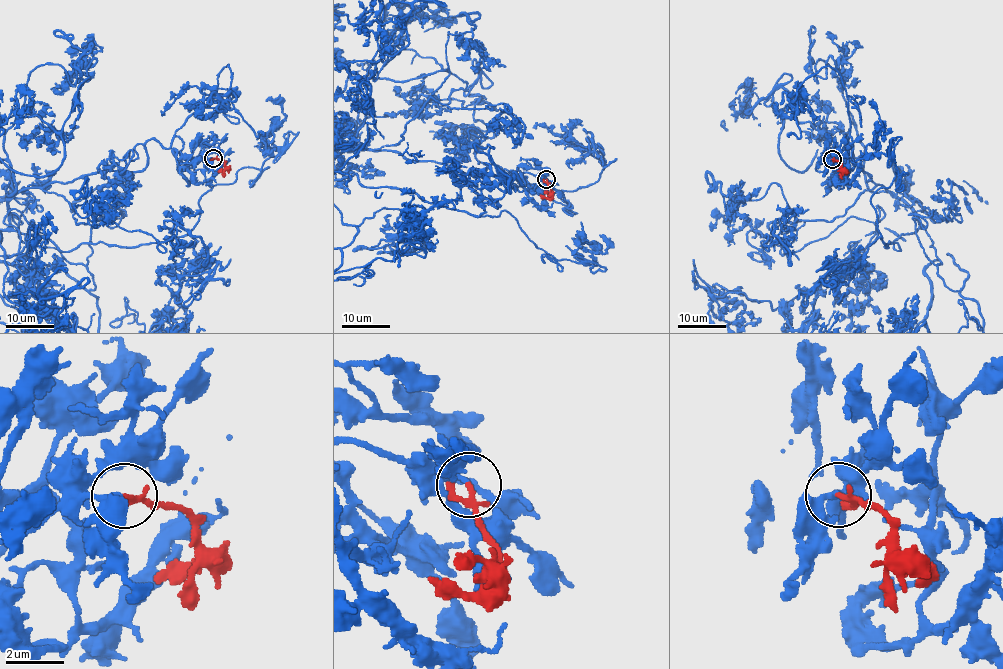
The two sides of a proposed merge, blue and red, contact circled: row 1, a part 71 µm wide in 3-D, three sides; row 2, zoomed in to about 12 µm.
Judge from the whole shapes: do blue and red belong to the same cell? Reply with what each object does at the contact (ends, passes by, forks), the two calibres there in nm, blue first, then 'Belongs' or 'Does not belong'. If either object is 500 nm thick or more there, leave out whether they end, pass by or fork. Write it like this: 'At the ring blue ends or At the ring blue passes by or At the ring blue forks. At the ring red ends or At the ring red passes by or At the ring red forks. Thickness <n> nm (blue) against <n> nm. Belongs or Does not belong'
At the ring blue passes by. At the ring red passes by. Thickness 150 nm (blue) against 150 nm. Belongs

